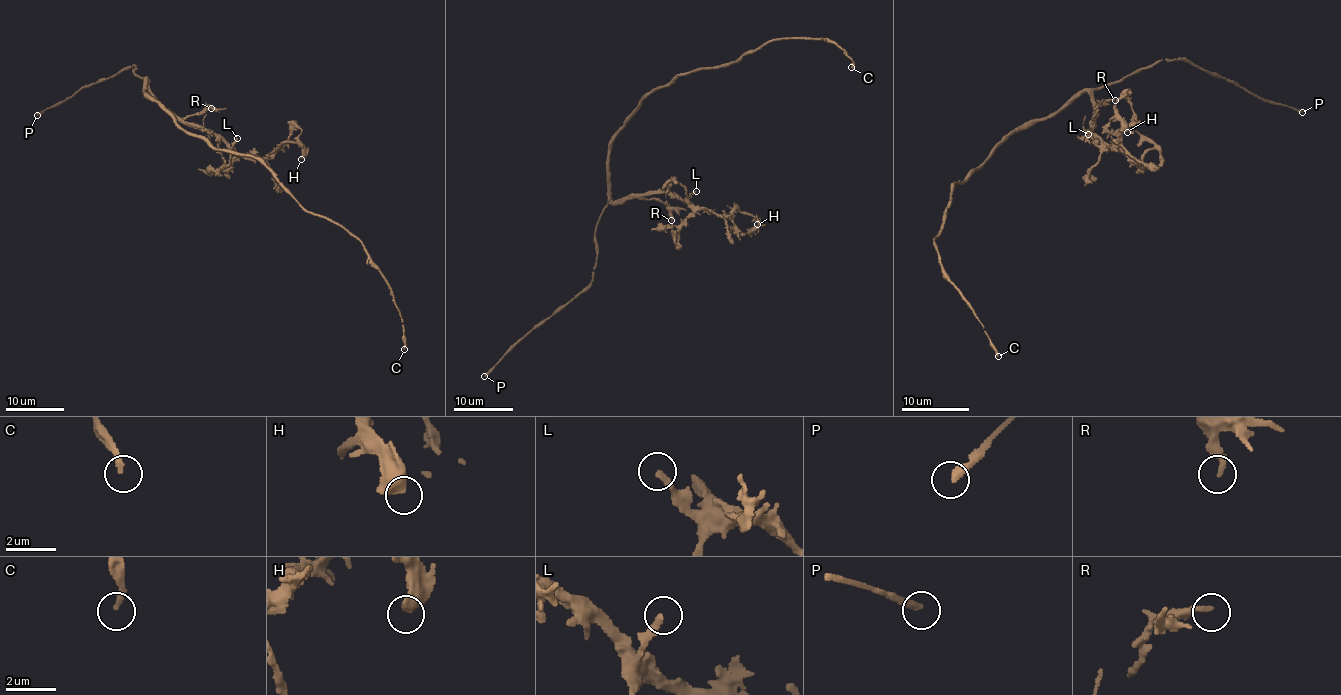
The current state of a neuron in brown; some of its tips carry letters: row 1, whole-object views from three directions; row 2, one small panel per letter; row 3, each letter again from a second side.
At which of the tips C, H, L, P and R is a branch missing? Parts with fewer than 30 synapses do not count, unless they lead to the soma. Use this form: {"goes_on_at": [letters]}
{"goes_on_at": ["L", "P"]}

